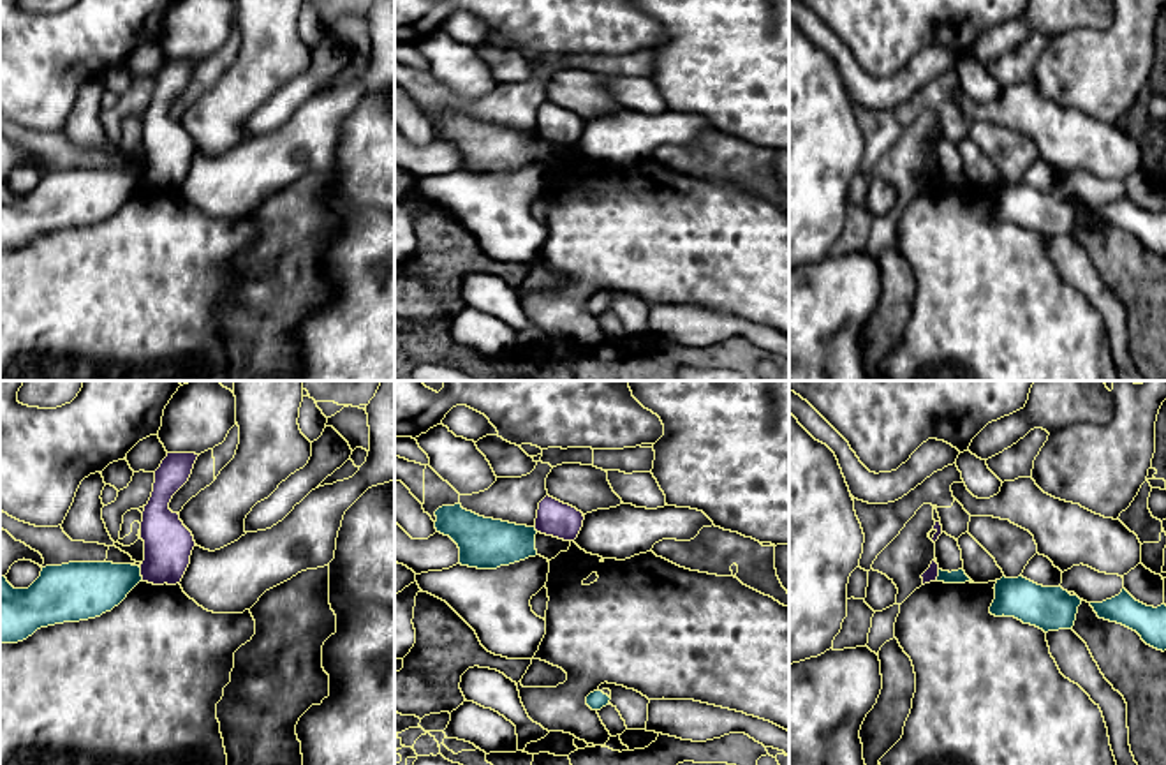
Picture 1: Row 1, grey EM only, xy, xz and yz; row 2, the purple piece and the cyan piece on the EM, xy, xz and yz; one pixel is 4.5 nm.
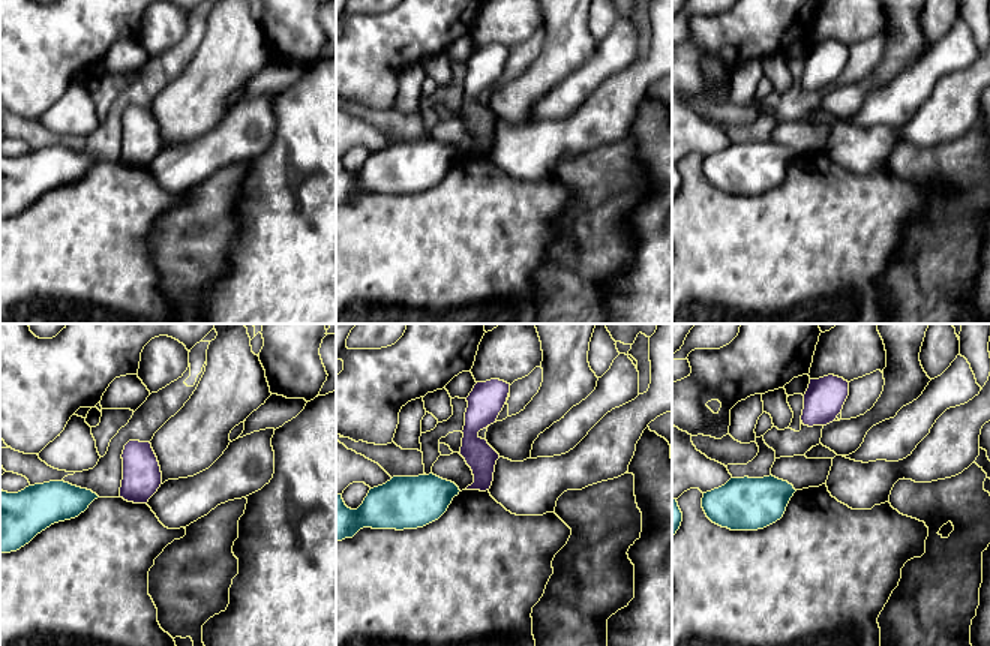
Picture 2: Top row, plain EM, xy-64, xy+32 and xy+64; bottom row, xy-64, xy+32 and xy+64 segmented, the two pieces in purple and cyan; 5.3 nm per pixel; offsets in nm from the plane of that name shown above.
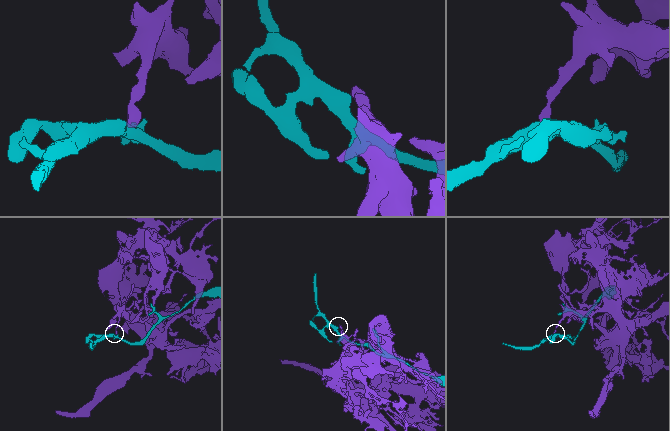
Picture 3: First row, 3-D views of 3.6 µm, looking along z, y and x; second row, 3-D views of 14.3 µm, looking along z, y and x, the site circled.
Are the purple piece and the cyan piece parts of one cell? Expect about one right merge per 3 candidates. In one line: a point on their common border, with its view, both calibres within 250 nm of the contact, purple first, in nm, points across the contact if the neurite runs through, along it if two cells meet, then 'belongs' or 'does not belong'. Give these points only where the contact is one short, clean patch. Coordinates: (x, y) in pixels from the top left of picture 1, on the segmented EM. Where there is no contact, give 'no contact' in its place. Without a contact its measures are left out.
contact xy (141, 575); calibres 220 and 260 nm; border xy (140, 568), (143, 580); does not belong

